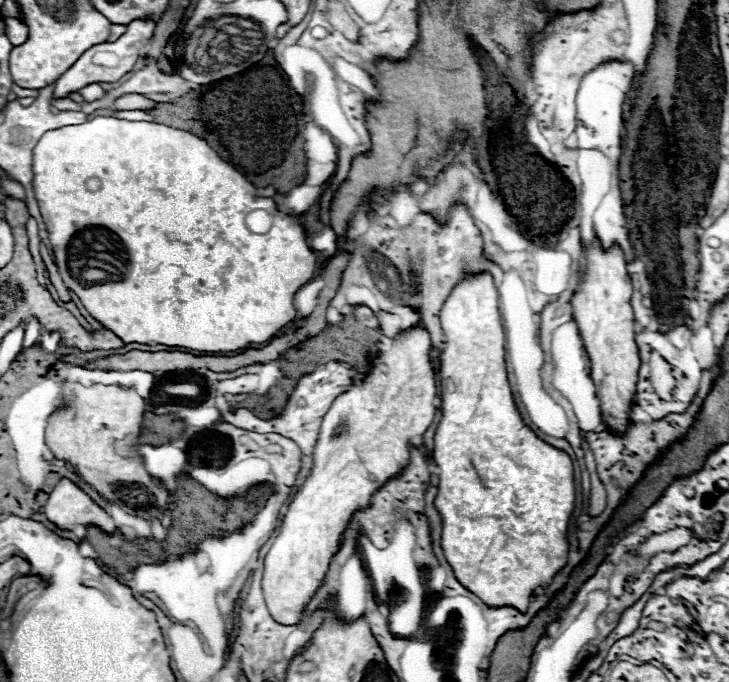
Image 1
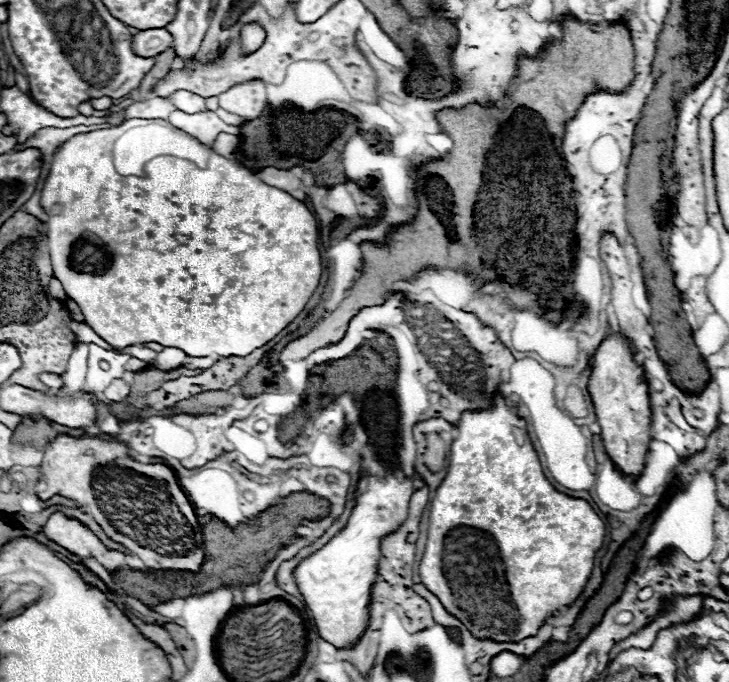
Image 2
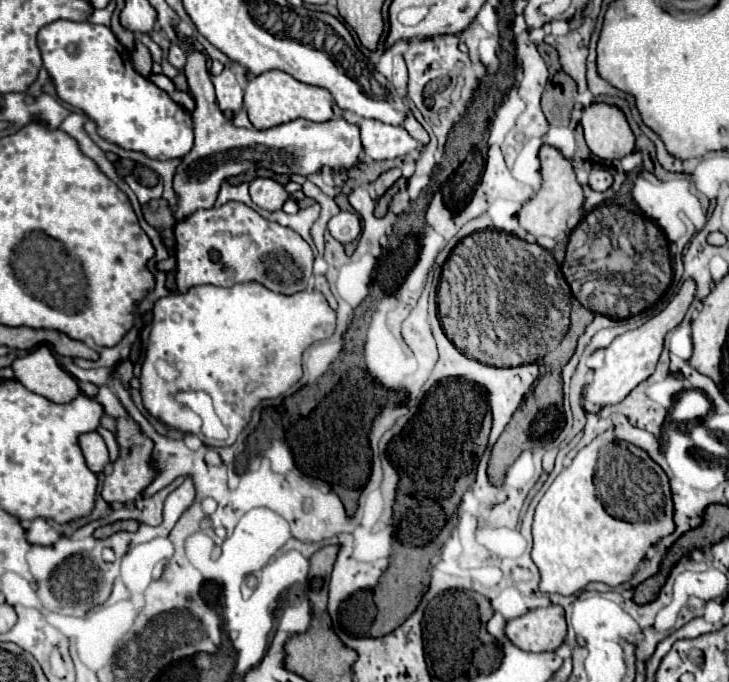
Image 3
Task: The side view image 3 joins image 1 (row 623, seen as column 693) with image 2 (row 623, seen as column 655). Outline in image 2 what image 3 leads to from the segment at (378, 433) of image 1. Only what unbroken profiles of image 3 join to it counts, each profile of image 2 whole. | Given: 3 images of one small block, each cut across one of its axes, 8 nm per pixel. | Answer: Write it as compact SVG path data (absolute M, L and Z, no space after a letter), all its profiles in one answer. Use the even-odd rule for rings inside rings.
M368 474L368 488L364 494L360 494L356 498L356 506L352 510L350 522L348 526L336 536L332 538L322 550L314 552L312 556L308 556L298 568L296 568L296 582L298 588L304 596L306 606L312 612L312 618L316 622L316 628L320 632L320 636L334 644L336 648L348 648L360 642L360 638L364 636L368 622L370 622L370 594L374 588L374 582L378 580L378 562L380 562L380 542L384 536L396 532L406 516L408 516L408 500L412 494L412 478L404 478L402 482L396 480L392 474L386 478L386 482L382 482L380 478Z

